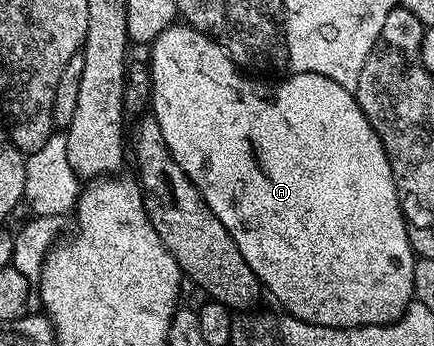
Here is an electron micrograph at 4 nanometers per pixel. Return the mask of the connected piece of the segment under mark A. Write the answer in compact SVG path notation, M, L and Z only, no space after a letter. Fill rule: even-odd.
M175 24L169 26L160 37L155 38L150 50L150 63L148 69L150 71L150 97L148 99L149 109L152 116L156 120L156 124L162 133L164 144L168 148L168 152L176 160L176 164L180 164L180 168L188 176L188 180L192 180L192 184L200 192L200 196L208 204L208 208L212 208L212 212L220 220L220 224L224 224L224 228L228 228L228 232L232 236L232 240L236 244L236 248L240 252L240 256L244 256L244 260L248 264L248 268L252 268L252 272L257 276L258 281L262 283L265 293L271 294L280 305L286 309L285 313L292 318L299 318L313 326L331 326L337 330L351 330L354 326L388 326L391 322L397 322L403 314L406 313L414 298L414 285L412 284L412 272L414 271L414 263L416 255L410 246L410 237L406 231L406 218L402 215L402 209L398 203L398 193L396 192L396 184L392 176L392 168L388 164L388 156L382 147L382 141L378 139L378 133L372 128L372 124L368 124L368 120L364 116L364 112L360 108L357 98L351 91L344 89L340 84L336 84L328 76L320 76L319 74L295 74L289 75L287 82L282 82L278 87L265 86L262 82L253 82L250 78L245 78L243 71L235 66L234 61L224 53L222 47L217 46L211 38L206 34L202 34L199 30L185 24Z

